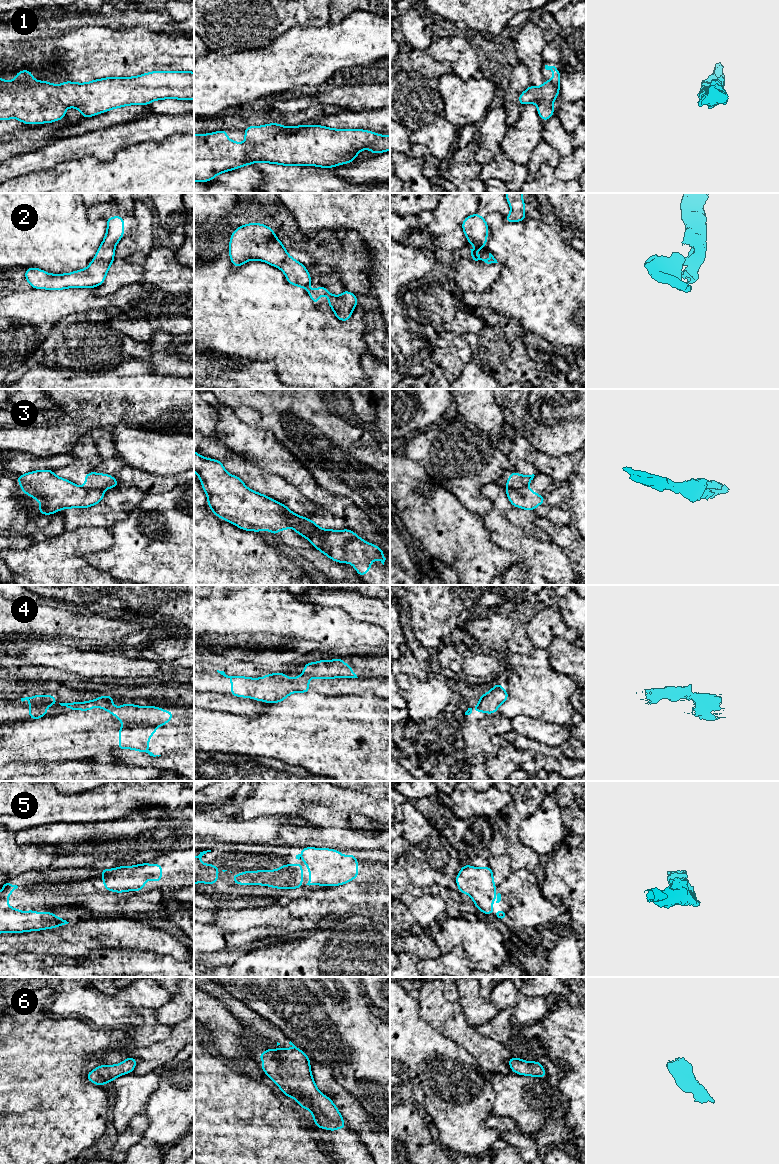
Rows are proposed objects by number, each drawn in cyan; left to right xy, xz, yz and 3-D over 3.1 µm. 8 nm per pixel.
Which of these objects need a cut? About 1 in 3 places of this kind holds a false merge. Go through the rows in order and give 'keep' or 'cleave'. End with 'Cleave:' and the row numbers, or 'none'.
1: keep
2: cleave
3: cleave
4: cleave
5: keep
6: keep
Cleave: 2, 3, 4

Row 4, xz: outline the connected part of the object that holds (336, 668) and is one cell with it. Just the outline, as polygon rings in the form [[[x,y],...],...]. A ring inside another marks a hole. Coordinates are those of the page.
[[[341,658],[331,661],[319,660],[314,663],[304,663],[303,675],[318,679],[332,678],[358,678],[352,671],[352,666],[348,666]]]

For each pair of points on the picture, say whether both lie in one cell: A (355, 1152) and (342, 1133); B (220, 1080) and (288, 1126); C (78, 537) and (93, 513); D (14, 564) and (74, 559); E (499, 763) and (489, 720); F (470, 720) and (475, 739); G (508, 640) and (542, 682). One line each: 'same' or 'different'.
A: same
B: same
C: different
D: same
E: same
F: same
G: same

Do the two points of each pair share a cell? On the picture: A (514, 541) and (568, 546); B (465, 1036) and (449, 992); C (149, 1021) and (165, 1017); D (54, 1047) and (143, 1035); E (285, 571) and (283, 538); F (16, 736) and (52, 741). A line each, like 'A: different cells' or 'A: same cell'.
A: different cells
B: different cells
C: different cells
D: different cells
E: different cells
F: same cell

